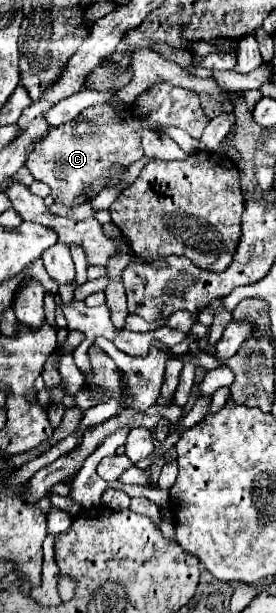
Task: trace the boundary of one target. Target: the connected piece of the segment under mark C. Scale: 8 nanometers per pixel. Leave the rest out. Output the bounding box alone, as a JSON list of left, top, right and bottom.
[25,82,209,206]

